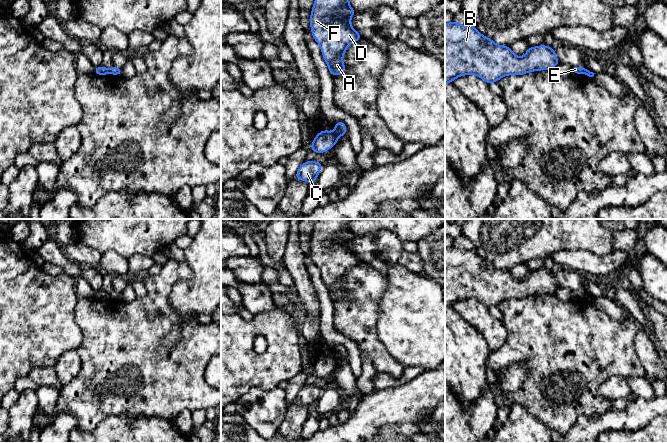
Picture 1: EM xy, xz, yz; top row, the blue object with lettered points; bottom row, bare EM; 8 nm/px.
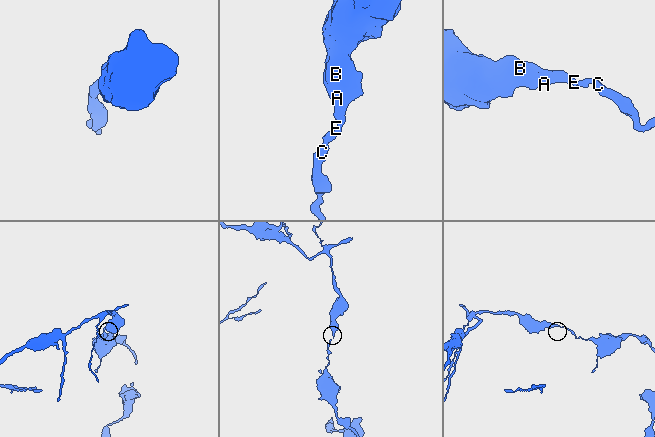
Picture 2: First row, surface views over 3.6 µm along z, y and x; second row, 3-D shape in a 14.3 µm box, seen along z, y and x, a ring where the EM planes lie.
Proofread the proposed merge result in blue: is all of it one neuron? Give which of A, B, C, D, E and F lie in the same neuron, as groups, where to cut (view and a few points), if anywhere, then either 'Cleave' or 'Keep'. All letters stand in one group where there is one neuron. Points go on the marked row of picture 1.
Groups: A B D E F / C. Split along xz (333, 132), (338, 136). Cleave

